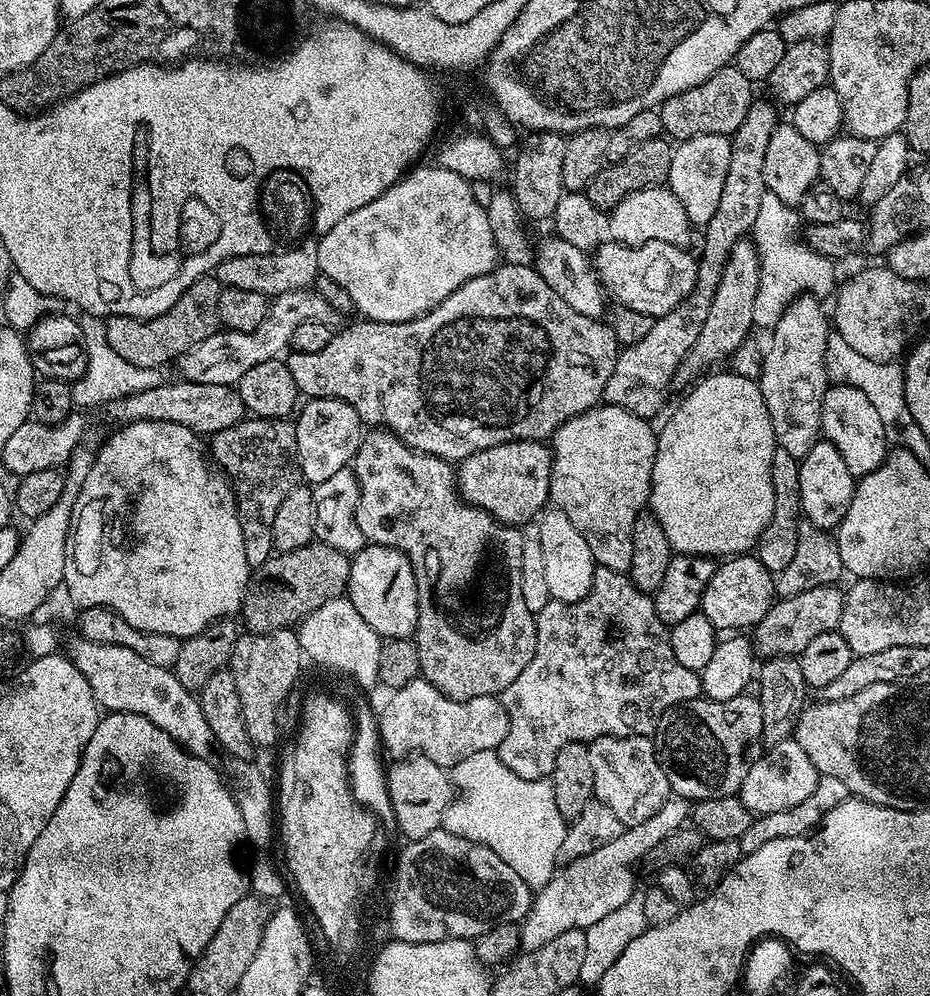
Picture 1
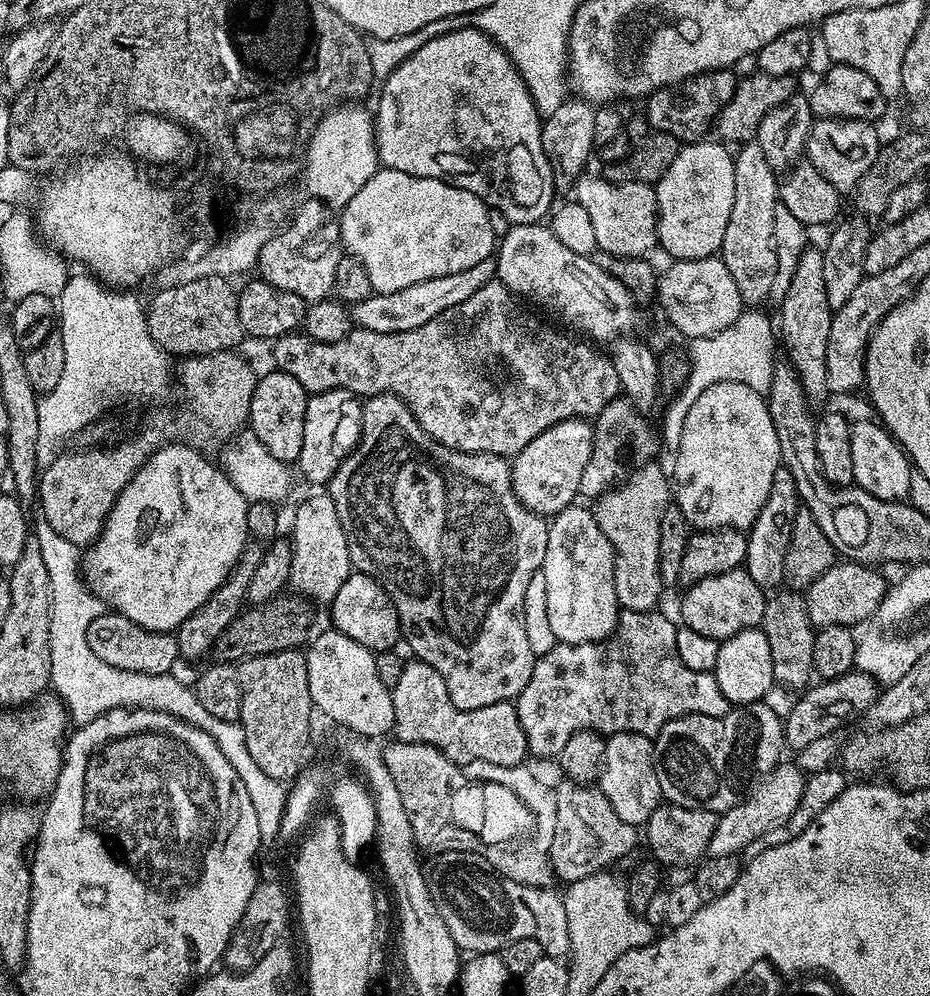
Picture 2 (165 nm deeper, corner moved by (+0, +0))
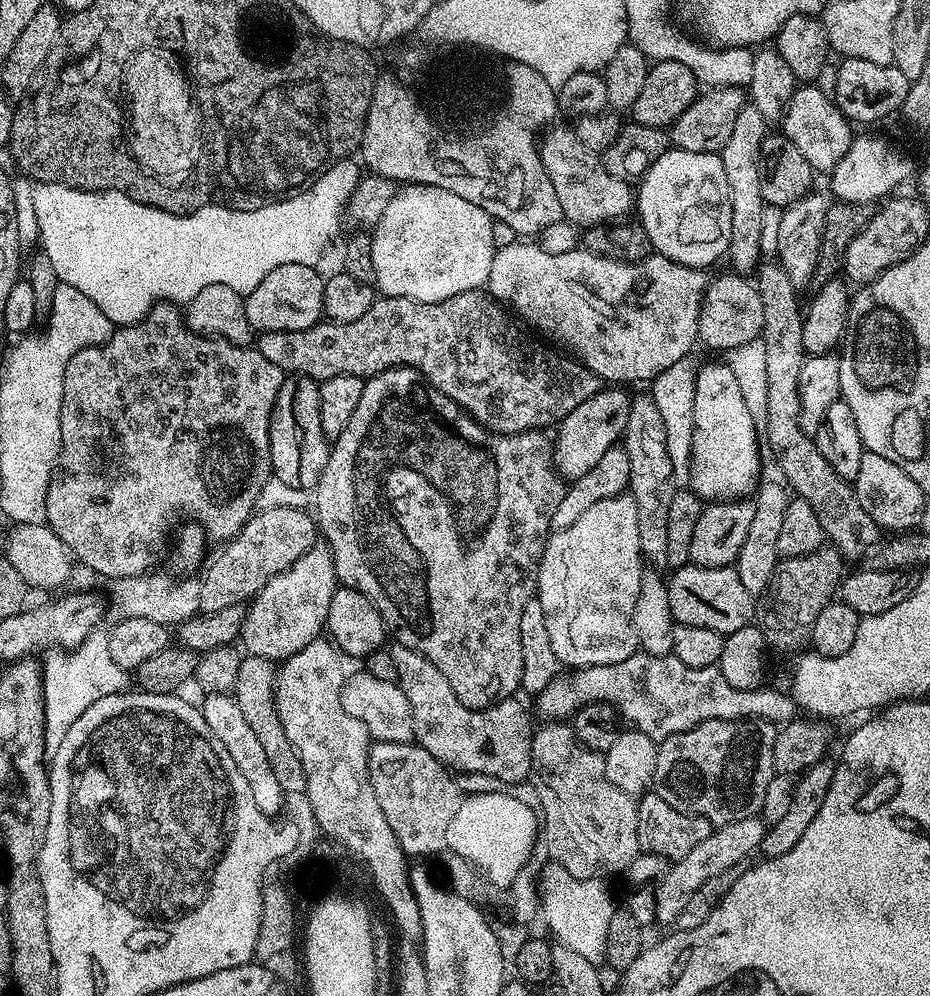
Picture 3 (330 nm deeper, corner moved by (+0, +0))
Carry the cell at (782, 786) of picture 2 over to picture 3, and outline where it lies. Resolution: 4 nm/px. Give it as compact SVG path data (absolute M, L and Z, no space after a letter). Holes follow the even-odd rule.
M759 815L750 818L735 820L729 824L719 825L709 836L706 842L698 842L686 858L675 861L669 867L666 878L662 878L662 886L658 886L656 895L656 924L675 925L679 921L686 902L703 889L707 880L715 876L721 876L730 866L734 866L739 860L748 860L751 852L759 849L766 831L766 824Z

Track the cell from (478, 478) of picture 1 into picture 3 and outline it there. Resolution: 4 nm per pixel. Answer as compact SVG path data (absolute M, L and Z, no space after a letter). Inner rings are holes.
M620 386L601 387L600 391L586 398L586 402L570 410L570 414L566 414L560 421L555 429L552 462L565 481L577 480L586 474L586 470L594 470L602 454L621 443L632 405L632 396L624 392L627 391Z

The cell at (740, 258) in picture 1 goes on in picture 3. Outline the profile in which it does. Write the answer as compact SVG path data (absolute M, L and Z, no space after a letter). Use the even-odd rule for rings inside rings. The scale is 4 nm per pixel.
M751 102L745 103L738 118L734 118L734 131L730 134L730 142L726 142L724 149L718 153L726 170L732 207L732 229L726 256L727 259L732 259L732 264L736 267L733 269L740 274L748 274L748 271L751 273L762 260L760 248L762 249L762 222L766 205L760 185L760 143L769 132L769 121L762 118L762 113Z

